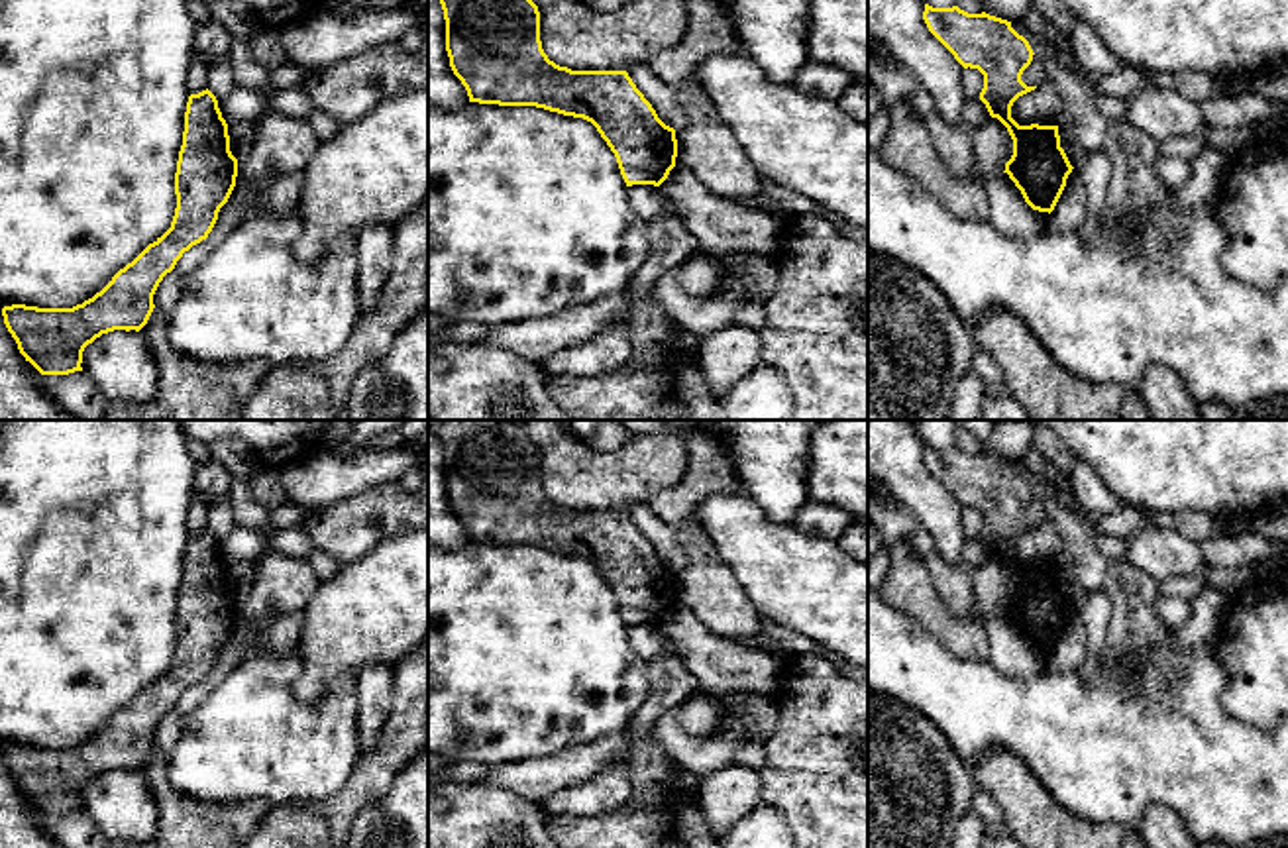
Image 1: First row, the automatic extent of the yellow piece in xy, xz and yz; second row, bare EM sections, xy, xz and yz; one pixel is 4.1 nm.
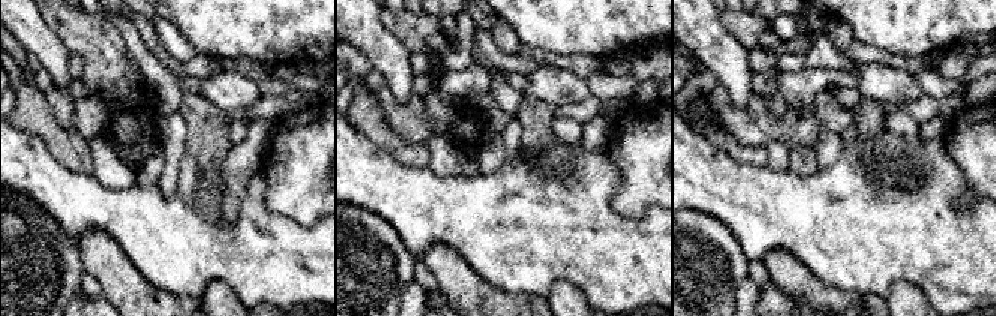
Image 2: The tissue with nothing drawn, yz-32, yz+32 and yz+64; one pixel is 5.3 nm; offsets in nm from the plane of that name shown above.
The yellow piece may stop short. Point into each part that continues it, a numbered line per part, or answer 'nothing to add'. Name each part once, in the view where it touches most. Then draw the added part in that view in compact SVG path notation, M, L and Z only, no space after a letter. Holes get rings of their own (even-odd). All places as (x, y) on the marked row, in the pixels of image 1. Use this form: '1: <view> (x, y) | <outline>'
nothing to add

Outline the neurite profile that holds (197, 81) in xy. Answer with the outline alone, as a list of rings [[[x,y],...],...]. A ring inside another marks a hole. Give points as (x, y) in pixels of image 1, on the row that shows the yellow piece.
[[[196,53],[192,55],[187,86],[190,94],[198,94],[208,88],[208,63],[202,61]]]

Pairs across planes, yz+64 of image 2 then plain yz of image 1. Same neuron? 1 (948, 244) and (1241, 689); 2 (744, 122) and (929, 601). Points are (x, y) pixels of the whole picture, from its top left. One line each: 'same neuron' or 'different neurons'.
1: different neurons
2: different neurons

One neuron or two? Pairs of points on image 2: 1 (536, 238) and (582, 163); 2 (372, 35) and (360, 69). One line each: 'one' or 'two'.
1: one
2: two

